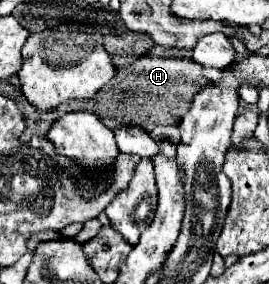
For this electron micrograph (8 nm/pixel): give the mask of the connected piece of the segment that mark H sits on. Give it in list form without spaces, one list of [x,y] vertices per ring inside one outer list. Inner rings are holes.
[[[124,32],[124,34],[108,34],[104,36],[104,48],[106,52],[114,54],[128,54],[122,56],[122,64],[118,64],[118,76],[108,82],[102,90],[98,90],[98,94],[94,94],[90,100],[74,100],[74,102],[66,102],[62,106],[56,106],[54,110],[46,110],[42,114],[38,114],[30,102],[24,106],[24,114],[28,124],[32,126],[32,130],[28,130],[28,134],[38,134],[38,136],[46,136],[50,124],[64,116],[66,112],[74,112],[74,110],[88,110],[92,114],[96,114],[108,128],[118,128],[118,126],[140,126],[142,130],[150,132],[156,124],[168,126],[168,124],[178,124],[182,120],[182,116],[186,114],[186,110],[190,108],[190,102],[194,98],[194,94],[198,92],[198,88],[204,82],[210,82],[208,78],[202,76],[202,66],[198,66],[198,62],[190,60],[190,58],[176,58],[176,56],[162,56],[158,50],[164,50],[162,46],[154,46],[150,42],[148,34],[134,34],[134,32]]]

